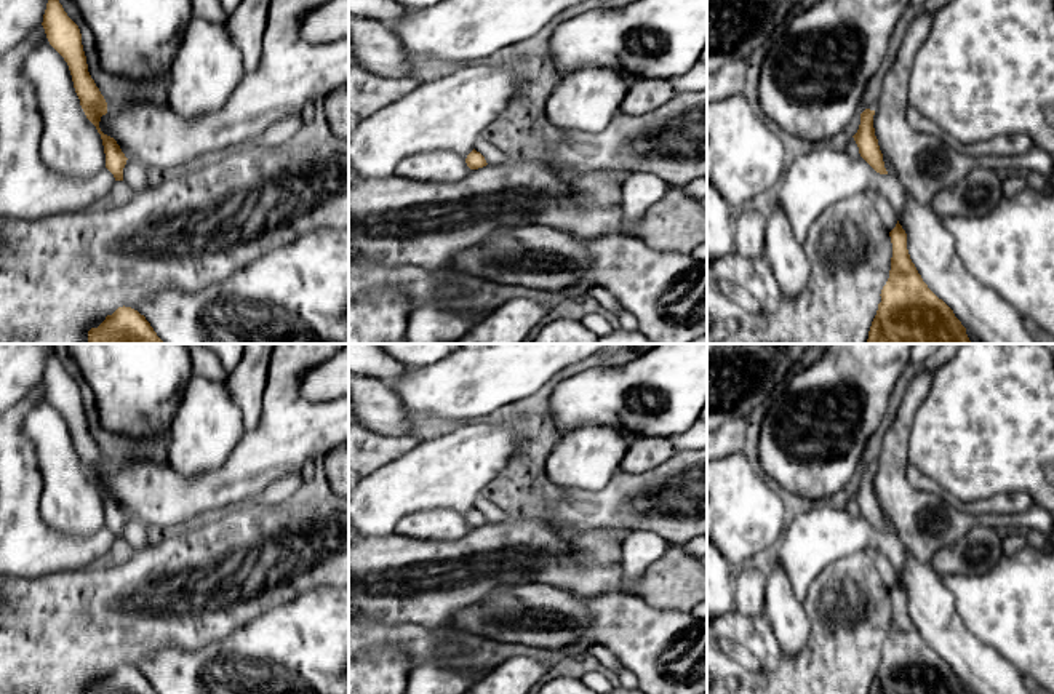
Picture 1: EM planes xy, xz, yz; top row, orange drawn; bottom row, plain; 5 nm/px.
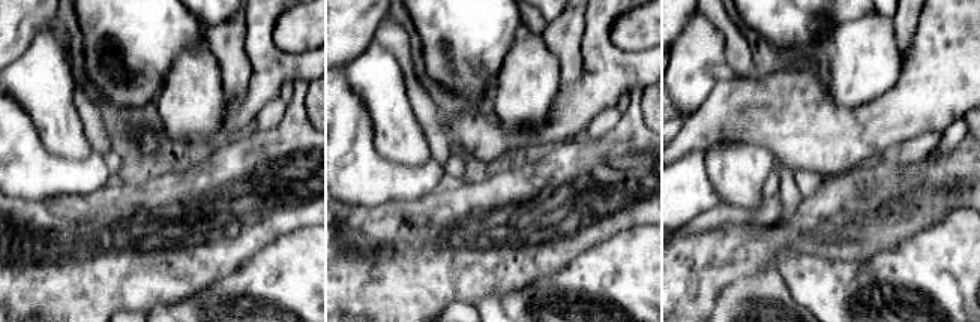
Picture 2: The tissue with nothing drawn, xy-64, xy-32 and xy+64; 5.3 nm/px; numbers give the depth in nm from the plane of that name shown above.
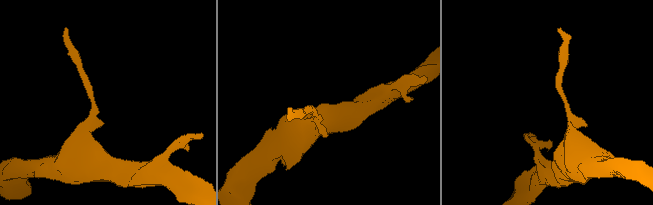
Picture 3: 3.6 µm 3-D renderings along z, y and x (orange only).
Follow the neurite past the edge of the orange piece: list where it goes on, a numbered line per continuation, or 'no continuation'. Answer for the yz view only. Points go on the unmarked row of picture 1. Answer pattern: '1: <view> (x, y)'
1: yz (850, 502)

